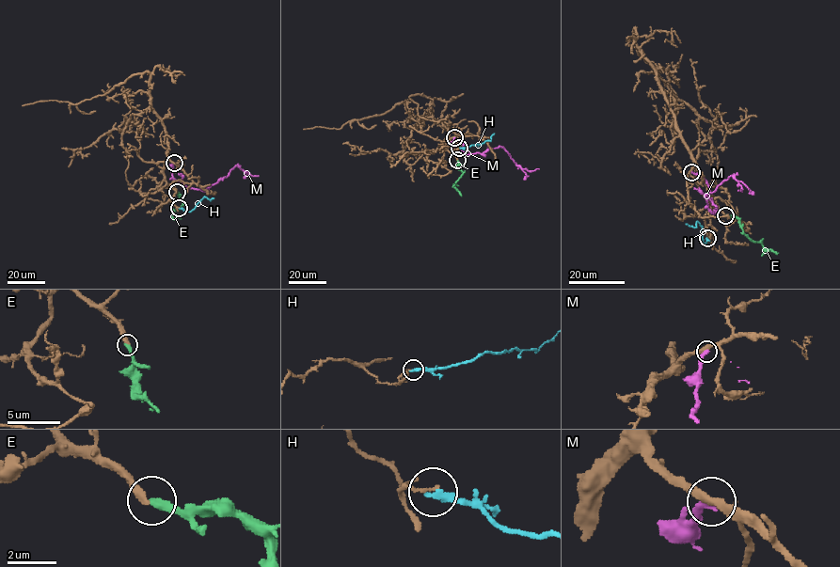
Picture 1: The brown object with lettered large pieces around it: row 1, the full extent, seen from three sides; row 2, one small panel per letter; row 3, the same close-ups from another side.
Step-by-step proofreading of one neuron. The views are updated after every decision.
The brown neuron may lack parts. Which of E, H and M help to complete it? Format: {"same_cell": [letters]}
{"same_cell": ["E"]}

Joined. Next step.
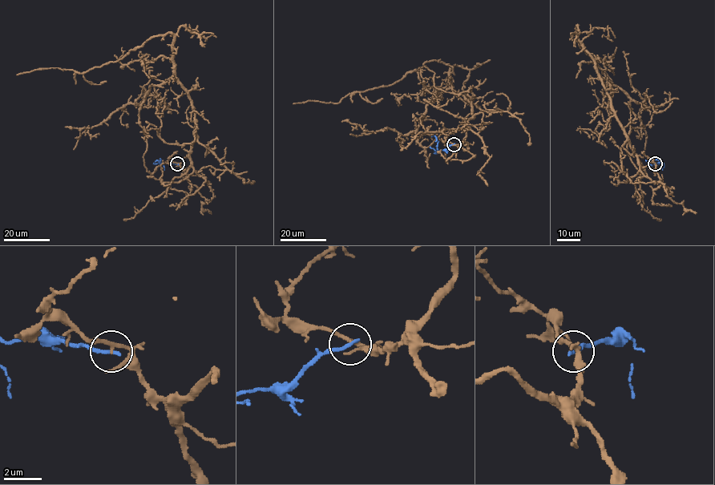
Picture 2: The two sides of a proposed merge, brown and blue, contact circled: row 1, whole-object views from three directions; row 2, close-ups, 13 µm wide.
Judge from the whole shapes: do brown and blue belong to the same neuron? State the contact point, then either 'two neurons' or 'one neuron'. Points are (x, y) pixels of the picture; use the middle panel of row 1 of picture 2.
at (454, 144); two neurons

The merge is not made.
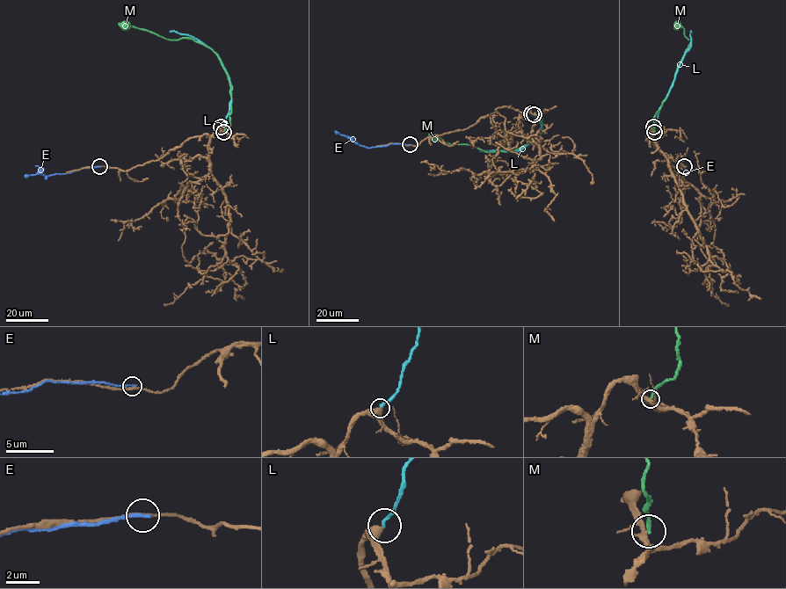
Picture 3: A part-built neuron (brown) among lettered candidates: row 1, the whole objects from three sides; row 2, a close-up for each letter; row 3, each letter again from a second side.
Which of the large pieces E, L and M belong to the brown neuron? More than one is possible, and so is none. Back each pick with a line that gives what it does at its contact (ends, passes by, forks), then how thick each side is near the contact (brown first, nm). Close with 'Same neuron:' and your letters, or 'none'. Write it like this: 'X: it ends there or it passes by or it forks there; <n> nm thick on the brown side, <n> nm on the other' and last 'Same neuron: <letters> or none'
L: it ends there; 400 nm thick on the brown side, 200 nm on the other
Same neuron: L

